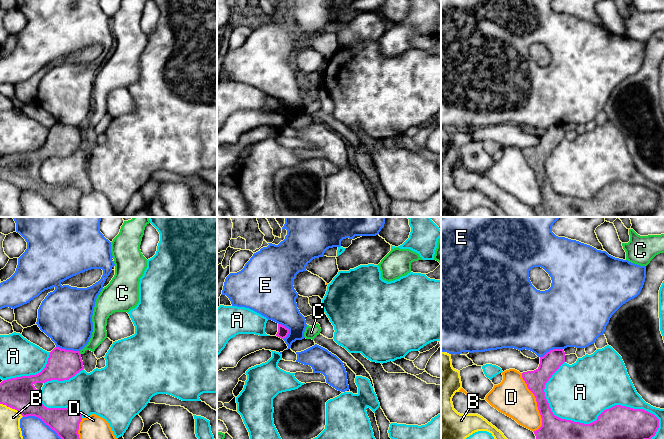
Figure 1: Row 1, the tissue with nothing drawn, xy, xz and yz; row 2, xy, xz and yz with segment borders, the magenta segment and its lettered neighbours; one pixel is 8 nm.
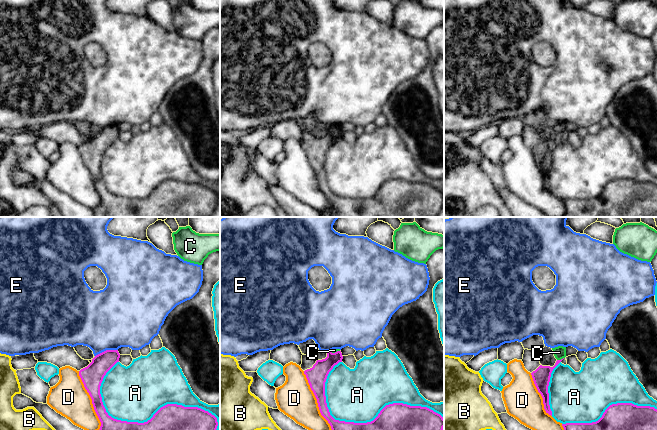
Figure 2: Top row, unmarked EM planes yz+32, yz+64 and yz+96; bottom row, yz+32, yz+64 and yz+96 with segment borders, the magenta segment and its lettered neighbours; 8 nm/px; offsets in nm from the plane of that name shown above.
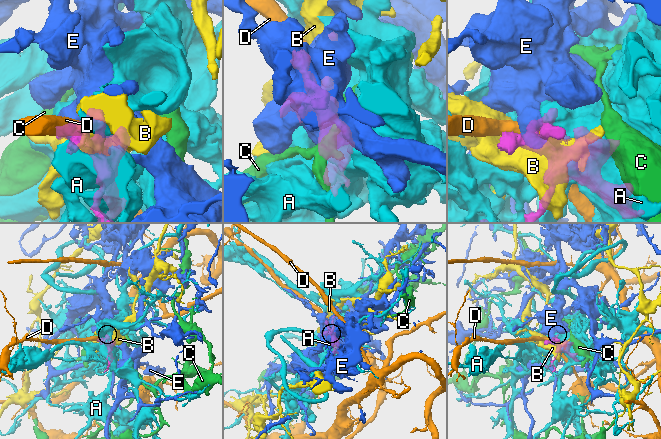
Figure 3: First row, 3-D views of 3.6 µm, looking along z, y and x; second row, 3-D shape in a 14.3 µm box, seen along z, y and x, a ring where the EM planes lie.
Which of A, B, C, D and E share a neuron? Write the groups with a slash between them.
A / B / C / D / E

